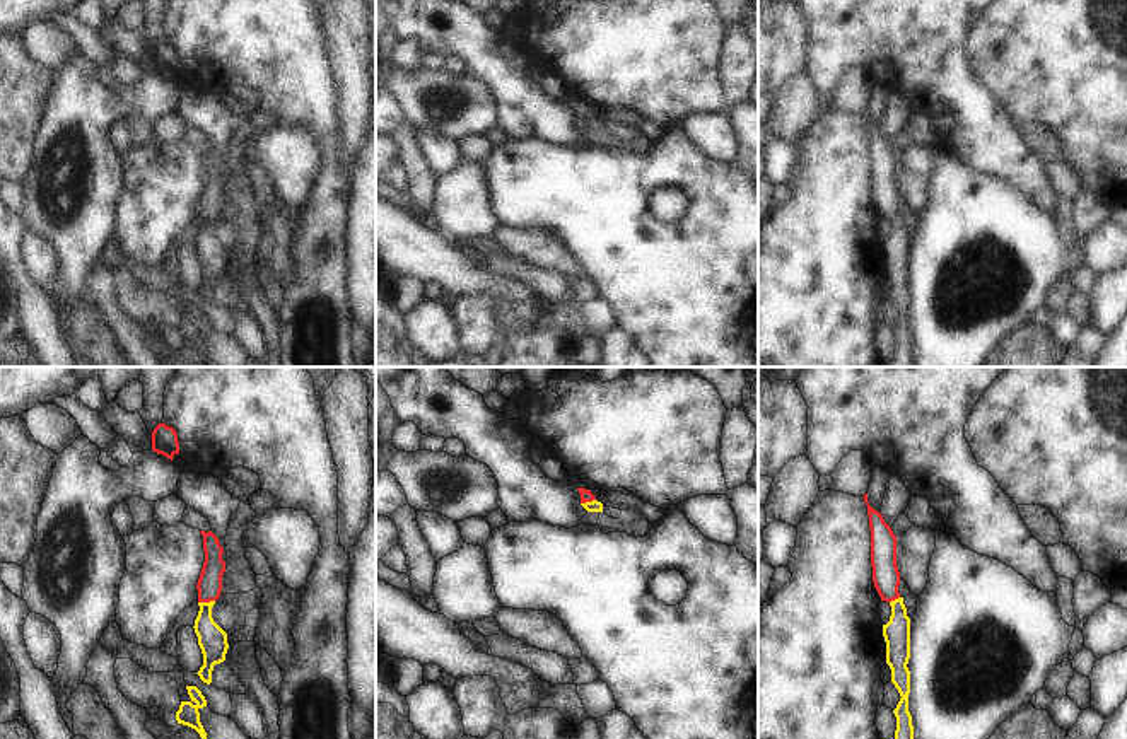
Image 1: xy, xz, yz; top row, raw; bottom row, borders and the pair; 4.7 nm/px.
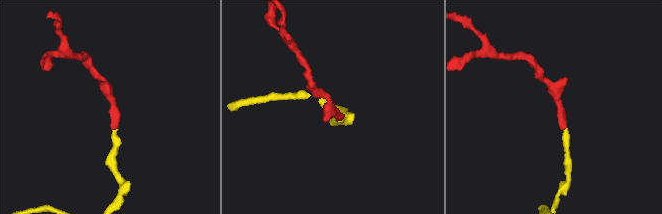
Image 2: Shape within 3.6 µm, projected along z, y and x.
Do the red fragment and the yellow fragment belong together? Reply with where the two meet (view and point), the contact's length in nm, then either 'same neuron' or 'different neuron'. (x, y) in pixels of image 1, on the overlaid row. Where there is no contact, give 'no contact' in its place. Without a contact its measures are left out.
contact xy (205, 601); length 80 nm; same neuron

